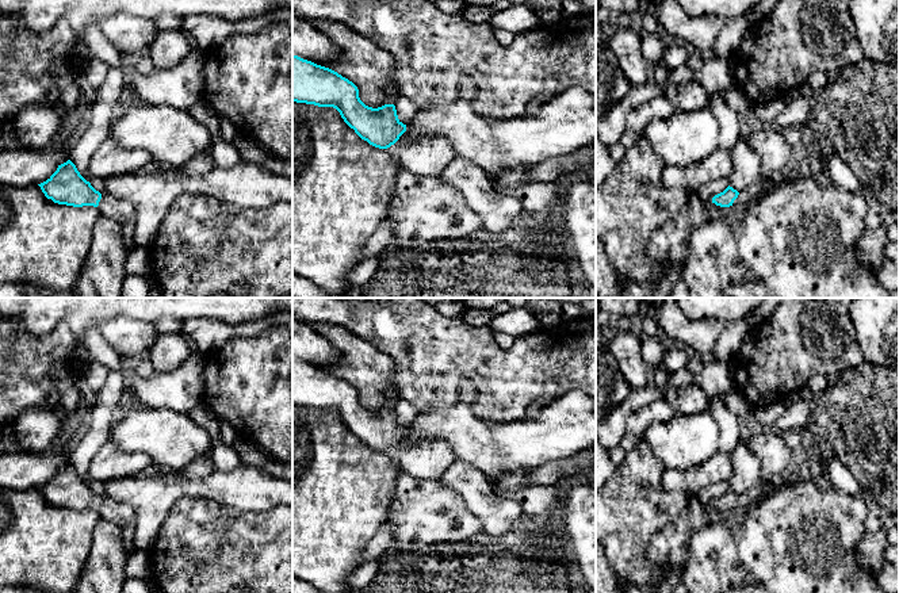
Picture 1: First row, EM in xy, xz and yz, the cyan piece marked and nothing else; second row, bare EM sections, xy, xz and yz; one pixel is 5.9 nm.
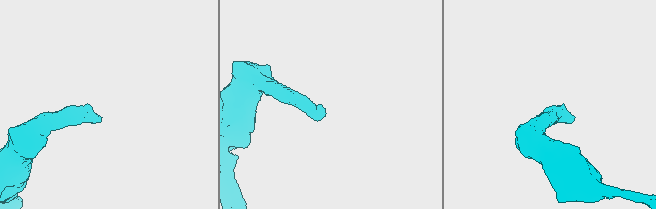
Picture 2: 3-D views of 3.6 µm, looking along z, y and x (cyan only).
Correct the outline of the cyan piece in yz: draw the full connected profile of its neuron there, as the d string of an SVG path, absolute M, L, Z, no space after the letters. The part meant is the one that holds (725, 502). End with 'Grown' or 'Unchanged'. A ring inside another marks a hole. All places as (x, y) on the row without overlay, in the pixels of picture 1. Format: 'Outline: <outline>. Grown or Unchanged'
Outline: M762 481L753 489L749 489L741 496L728 489L723 496L712 501L712 506L720 510L730 510L735 508L757 505L762 498L768 496L769 490L770 490L770 482L765 481Z. Grown

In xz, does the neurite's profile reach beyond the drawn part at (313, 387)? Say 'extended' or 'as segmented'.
extended

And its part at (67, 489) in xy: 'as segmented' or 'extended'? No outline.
extended

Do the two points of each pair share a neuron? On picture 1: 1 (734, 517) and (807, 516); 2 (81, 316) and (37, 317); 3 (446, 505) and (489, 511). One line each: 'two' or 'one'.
1: two
2: one
3: two

